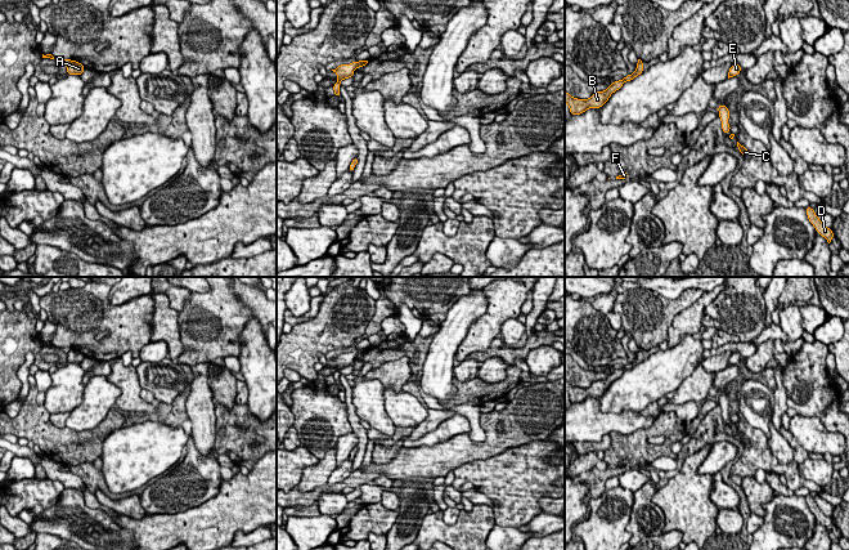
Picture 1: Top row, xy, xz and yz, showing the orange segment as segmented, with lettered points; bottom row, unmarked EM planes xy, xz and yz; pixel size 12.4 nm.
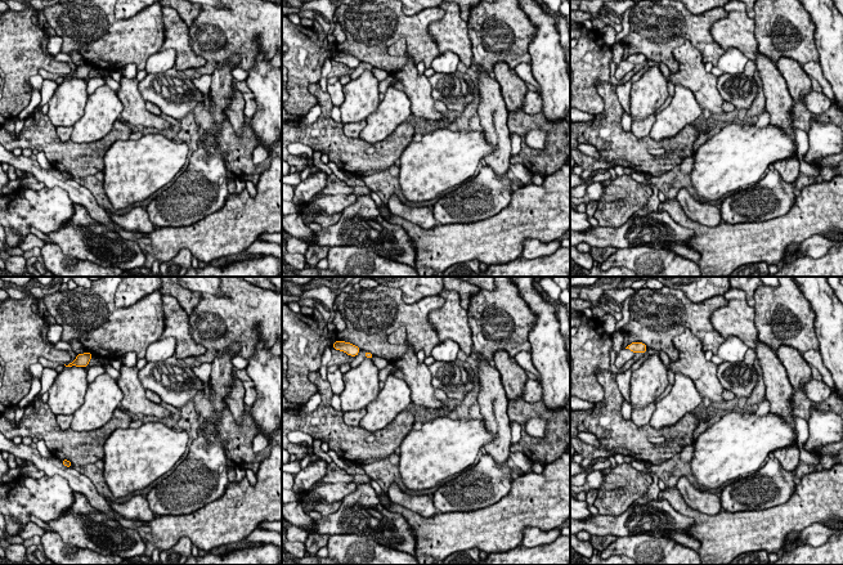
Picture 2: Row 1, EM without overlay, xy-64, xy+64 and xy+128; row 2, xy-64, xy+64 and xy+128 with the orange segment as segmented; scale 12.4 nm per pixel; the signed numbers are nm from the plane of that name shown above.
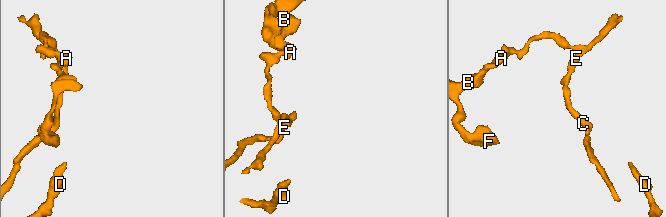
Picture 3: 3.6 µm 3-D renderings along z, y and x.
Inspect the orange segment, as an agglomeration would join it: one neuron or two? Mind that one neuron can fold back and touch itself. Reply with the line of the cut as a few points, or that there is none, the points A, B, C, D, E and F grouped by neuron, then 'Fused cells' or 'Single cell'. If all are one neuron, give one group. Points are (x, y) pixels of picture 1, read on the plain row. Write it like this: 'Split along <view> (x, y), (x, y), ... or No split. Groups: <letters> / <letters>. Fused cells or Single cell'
Split along xy (71, 349), (66, 353). Groups: A B F / C D E. Fused cells

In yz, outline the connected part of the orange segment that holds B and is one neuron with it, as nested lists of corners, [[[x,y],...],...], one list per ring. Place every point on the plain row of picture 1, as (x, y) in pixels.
[[[643,350],[637,352],[637,357],[632,363],[625,365],[623,368],[612,371],[607,379],[593,381],[589,388],[578,388],[572,386],[569,381],[565,380],[565,392],[569,393],[571,403],[580,403],[588,397],[601,397],[611,385],[612,381],[619,379],[624,371],[633,368],[643,361]]]

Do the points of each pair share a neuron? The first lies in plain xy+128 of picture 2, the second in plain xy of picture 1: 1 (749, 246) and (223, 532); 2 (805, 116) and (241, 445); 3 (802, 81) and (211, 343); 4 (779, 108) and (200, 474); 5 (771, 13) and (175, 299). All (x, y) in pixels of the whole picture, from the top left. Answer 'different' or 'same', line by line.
1: same
2: same
3: different
4: same
5: different

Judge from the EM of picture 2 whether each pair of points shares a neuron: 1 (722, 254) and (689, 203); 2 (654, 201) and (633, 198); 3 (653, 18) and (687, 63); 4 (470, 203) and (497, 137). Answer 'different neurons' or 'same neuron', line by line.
1: different neurons
2: different neurons
3: different neurons
4: same neuron

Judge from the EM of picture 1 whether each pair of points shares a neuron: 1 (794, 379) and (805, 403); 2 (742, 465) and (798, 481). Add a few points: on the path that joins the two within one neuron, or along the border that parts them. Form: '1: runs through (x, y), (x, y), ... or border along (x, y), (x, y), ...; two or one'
1: runs through (800, 385), (805, 390), (805, 397); one
2: runs through (757, 464), (771, 464), (784, 469); one

